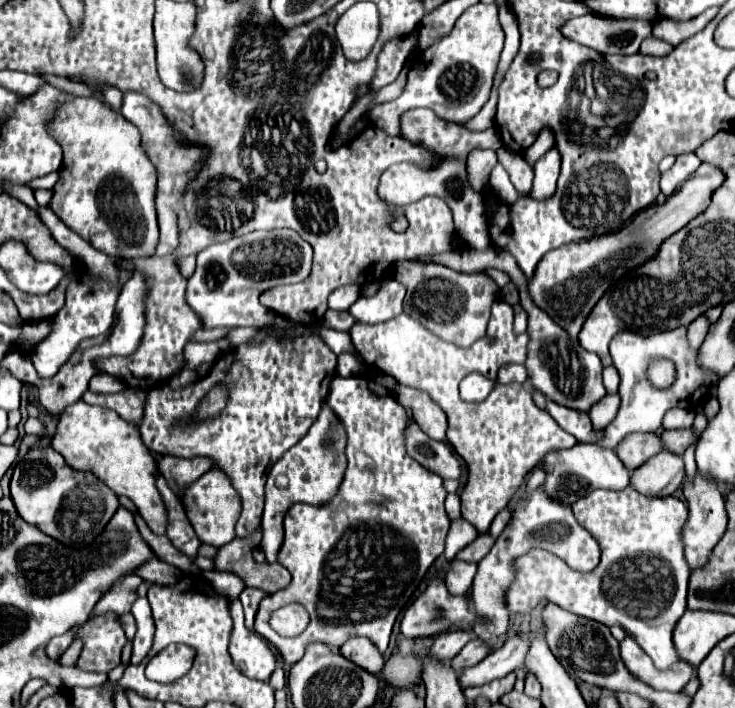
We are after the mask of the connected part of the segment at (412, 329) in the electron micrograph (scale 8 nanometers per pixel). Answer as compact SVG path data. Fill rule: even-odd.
M503 300L492 304L492 316L484 338L468 348L444 342L408 314L394 320L370 325L356 322L349 331L352 343L366 364L394 376L398 384L428 392L448 416L448 442L468 464L468 484L464 486L462 518L486 532L494 516L510 504L510 498L522 484L524 476L548 452L572 448L578 440L564 432L546 410L532 402L530 392L518 384L494 384L494 390L484 402L464 402L458 394L458 384L470 372L480 372L492 382L498 380L498 370L504 364L524 364L528 356L528 334L514 334L514 310Z

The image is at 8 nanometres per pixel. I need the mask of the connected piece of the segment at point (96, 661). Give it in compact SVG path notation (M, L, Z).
M108 612L104 616L90 618L80 626L78 636L84 640L82 654L76 662L78 668L90 672L110 672L120 664L120 654L128 640L116 614Z

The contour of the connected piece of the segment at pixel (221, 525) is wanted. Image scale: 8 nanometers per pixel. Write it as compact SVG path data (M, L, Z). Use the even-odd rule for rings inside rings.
M208 470L186 490L184 502L186 502L188 520L194 524L200 542L220 548L236 538L234 524L236 524L236 516L240 516L240 498L236 496L236 492L232 492L228 480L224 480L224 472Z

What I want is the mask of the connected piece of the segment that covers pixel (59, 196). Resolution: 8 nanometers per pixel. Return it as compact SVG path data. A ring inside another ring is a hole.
M76 98L76 104L68 104L60 116L52 122L52 136L60 140L64 148L64 164L60 180L54 186L52 212L76 234L80 234L96 250L132 260L152 256L158 244L158 220L156 220L156 168L148 160L140 144L140 132L120 116L120 112L110 110L100 100Z

